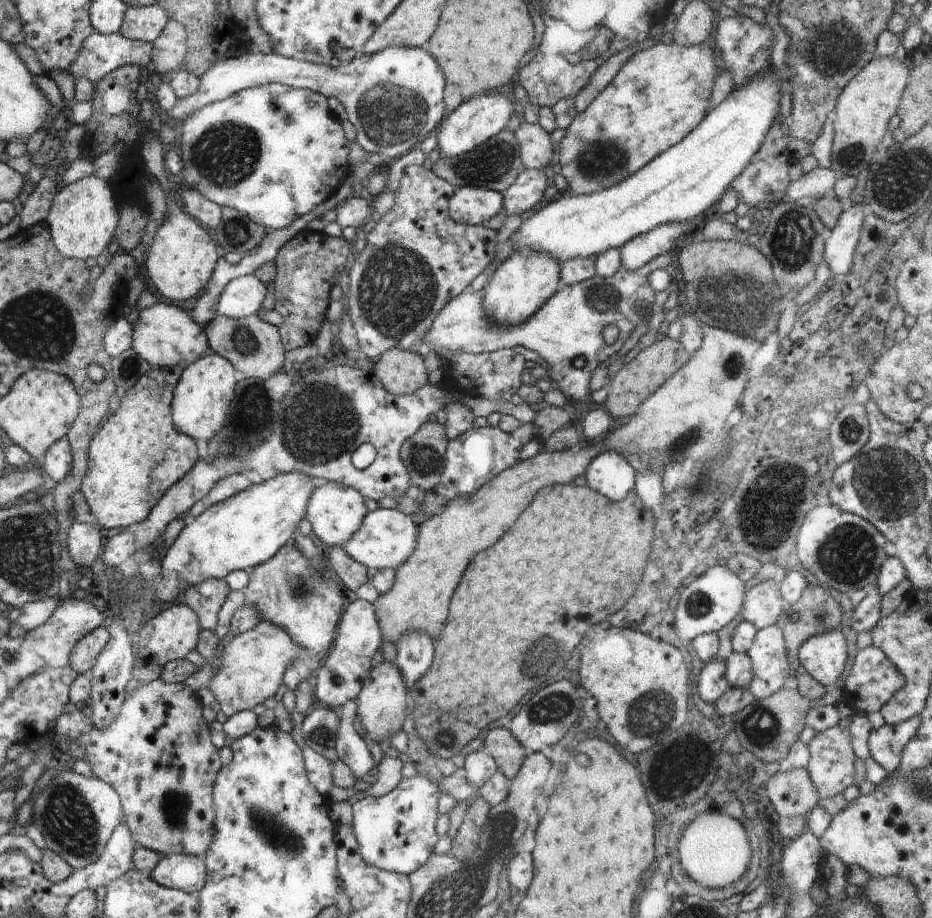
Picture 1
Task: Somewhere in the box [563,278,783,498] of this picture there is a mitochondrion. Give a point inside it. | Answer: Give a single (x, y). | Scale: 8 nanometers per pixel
(605, 302)

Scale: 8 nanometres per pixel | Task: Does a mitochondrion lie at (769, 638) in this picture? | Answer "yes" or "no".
no

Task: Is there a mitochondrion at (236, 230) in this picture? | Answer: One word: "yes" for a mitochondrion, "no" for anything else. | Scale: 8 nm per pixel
yes

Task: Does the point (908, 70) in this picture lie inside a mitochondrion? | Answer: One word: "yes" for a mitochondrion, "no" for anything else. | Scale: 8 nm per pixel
no

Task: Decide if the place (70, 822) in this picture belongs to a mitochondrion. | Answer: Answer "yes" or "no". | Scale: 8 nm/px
yes

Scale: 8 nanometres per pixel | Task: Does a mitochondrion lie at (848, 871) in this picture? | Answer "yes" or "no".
no

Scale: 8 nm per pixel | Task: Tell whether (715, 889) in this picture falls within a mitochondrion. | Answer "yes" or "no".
no

